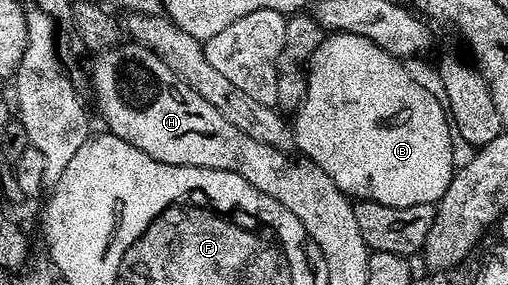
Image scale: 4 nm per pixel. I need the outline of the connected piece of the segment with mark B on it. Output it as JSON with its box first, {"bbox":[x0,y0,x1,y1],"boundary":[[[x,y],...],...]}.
{"bbox":[293,31,456,207],"boundary":[[[344,31],[323,38],[305,65],[307,92],[293,115],[294,146],[299,146],[298,154],[304,160],[329,173],[333,185],[352,200],[372,199],[394,207],[437,204],[456,173],[449,112],[444,102],[413,81],[407,67],[404,60],[394,59],[373,41]]]}

